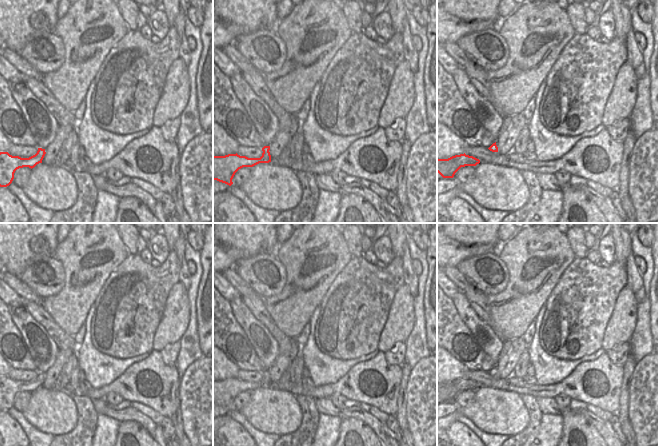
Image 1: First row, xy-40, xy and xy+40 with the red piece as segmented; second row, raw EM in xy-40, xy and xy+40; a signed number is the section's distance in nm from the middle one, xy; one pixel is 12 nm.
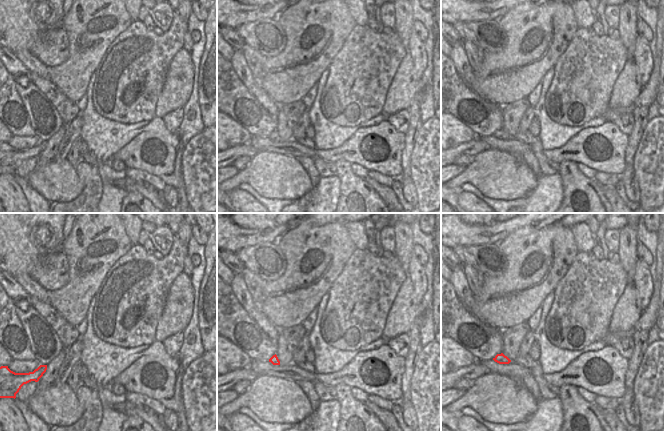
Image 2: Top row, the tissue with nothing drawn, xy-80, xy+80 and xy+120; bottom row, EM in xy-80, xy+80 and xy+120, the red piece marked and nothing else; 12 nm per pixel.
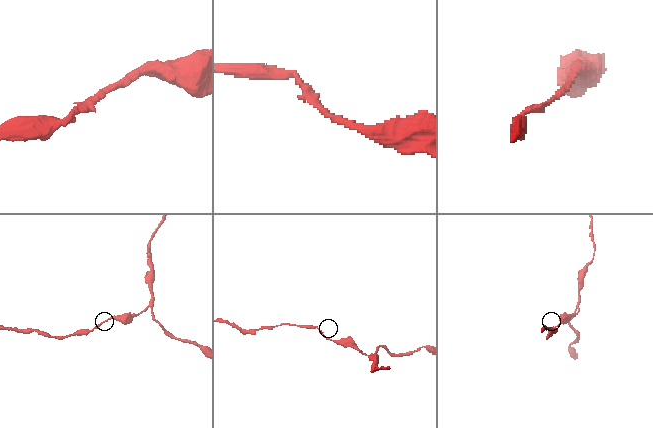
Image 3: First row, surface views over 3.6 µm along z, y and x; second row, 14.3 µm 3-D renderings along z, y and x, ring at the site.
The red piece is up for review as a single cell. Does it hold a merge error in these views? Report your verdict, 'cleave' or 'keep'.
keep

